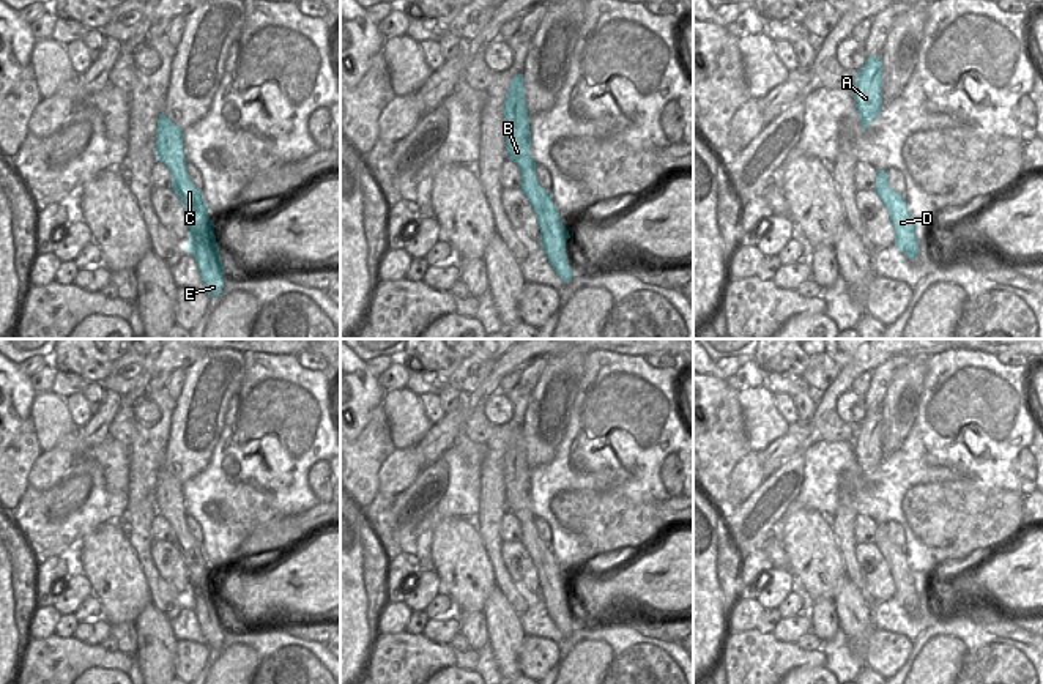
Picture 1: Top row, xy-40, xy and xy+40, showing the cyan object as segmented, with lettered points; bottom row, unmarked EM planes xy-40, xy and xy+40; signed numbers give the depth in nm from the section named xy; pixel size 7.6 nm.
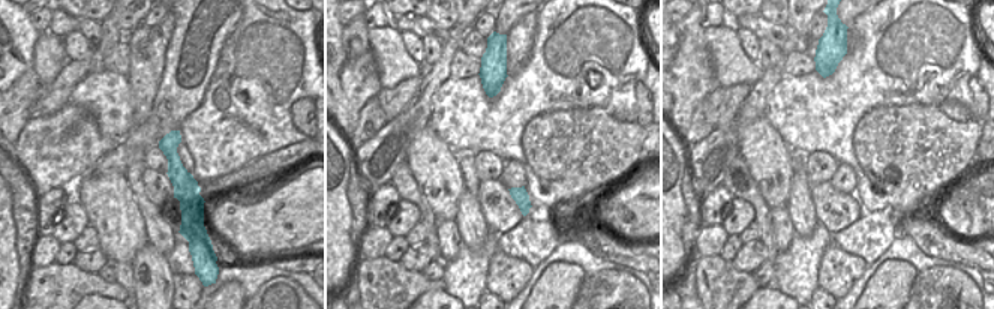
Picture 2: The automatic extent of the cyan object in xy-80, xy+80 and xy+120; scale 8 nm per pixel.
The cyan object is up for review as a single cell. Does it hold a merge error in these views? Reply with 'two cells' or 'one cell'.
one cell

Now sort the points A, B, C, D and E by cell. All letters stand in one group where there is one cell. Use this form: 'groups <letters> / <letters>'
groups A B C D E

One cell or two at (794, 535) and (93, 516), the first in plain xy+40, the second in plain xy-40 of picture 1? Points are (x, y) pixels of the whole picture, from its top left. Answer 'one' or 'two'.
two

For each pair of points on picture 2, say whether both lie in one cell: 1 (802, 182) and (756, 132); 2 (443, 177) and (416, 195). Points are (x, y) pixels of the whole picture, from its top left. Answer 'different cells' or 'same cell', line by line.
1: different cells
2: different cells

